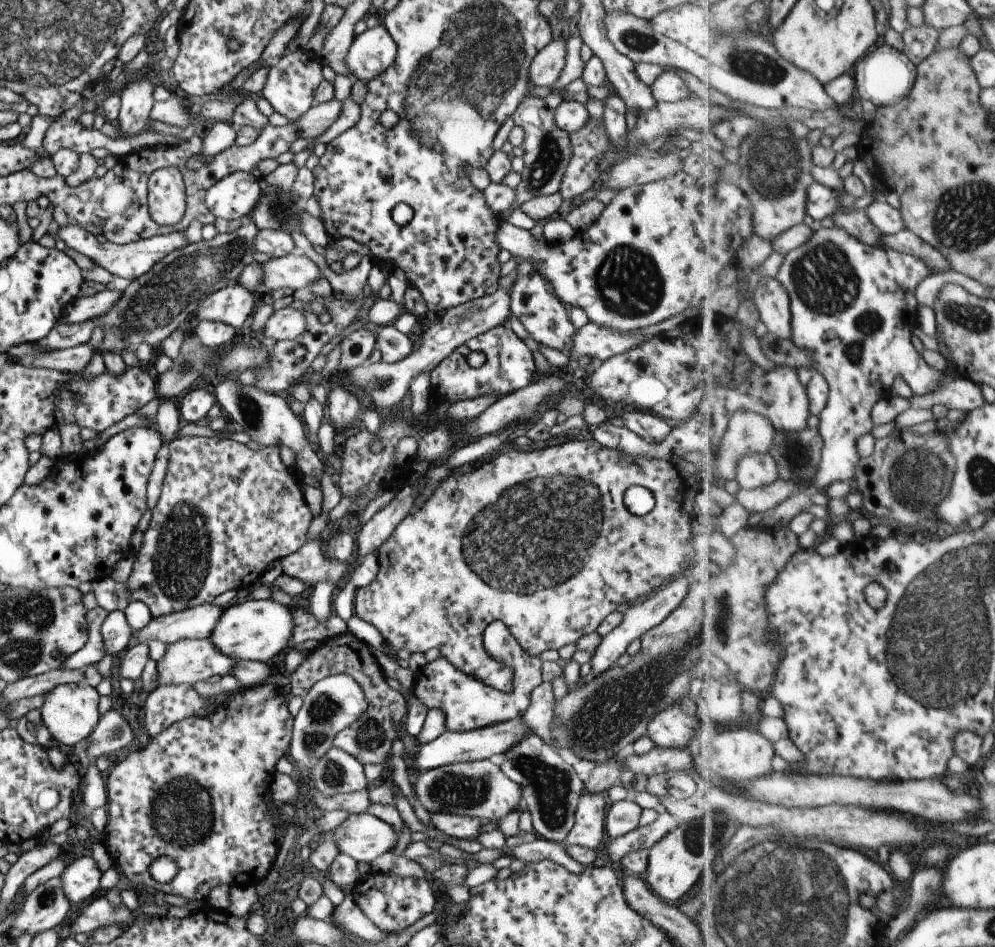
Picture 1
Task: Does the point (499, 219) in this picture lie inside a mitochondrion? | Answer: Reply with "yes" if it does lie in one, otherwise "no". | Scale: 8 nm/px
no

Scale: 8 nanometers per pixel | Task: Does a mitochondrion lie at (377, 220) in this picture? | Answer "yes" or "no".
no

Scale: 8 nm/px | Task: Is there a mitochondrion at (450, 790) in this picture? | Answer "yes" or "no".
yes

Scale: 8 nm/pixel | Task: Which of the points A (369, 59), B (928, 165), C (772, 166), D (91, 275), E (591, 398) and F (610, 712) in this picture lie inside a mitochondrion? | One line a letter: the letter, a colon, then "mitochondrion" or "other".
A: other
B: other
C: mitochondrion
D: other
E: other
F: mitochondrion

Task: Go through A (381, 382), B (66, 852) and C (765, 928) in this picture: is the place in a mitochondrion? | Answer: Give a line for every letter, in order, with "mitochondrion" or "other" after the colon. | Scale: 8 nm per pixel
A: mitochondrion
B: other
C: mitochondrion

